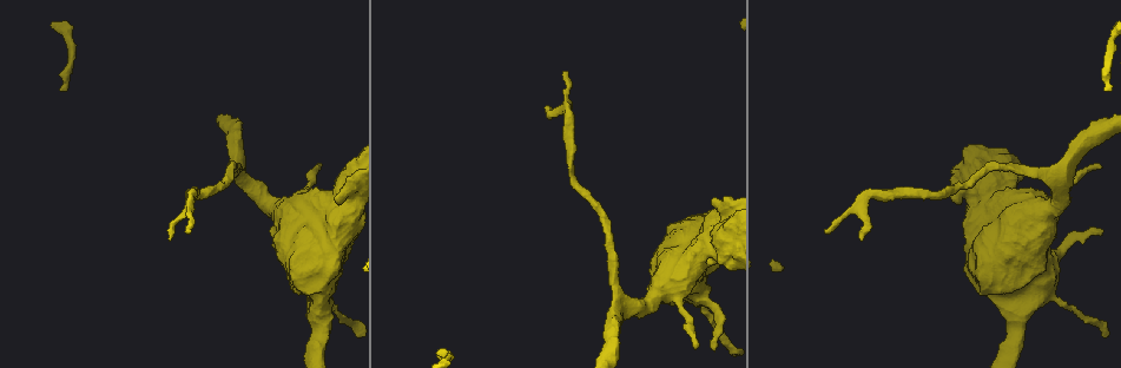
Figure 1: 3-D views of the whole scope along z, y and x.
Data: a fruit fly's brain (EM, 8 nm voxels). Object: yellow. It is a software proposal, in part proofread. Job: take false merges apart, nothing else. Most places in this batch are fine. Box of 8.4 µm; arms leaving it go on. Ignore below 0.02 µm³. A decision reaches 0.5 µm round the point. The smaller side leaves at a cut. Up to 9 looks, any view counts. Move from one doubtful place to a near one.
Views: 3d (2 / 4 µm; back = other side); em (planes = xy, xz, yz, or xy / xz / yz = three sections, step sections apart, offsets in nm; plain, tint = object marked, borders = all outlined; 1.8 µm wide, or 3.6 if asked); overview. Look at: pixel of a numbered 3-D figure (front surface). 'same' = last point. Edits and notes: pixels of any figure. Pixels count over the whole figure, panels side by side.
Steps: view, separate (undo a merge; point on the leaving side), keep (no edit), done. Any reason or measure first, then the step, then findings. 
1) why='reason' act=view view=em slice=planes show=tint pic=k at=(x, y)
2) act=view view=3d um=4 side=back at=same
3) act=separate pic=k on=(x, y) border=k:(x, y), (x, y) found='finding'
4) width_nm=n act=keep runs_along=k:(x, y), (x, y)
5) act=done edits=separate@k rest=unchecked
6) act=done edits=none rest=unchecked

why='sharp bend' act=view view=3d um=4 pic=1 at=(700, 252)

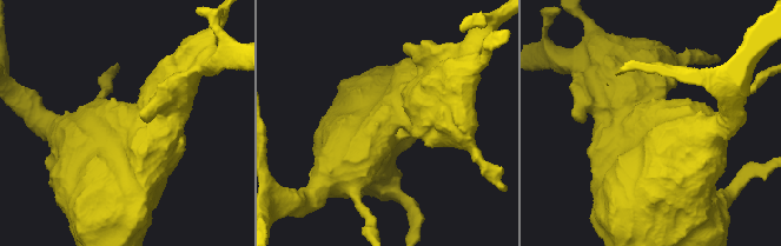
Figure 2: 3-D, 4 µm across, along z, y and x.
why='need the tissue' act=view view=em um=3.6 slice=yz step=4 show=tint pic=2 at=(120, 117)

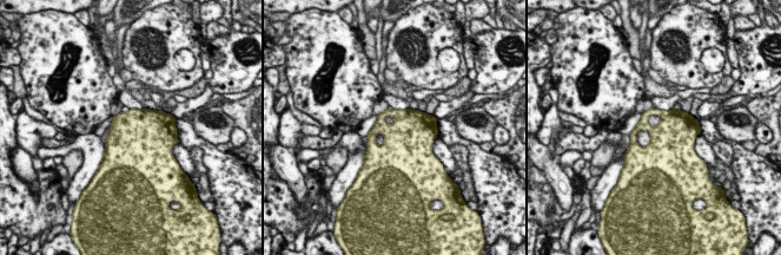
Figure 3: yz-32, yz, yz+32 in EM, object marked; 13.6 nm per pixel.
why='another direction' act=view view=em um=3.6 slice=xy step=16 show=borders at=same

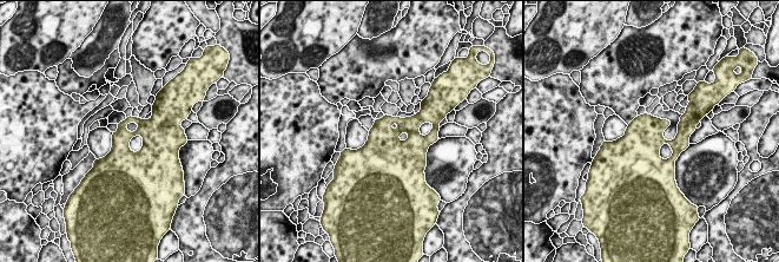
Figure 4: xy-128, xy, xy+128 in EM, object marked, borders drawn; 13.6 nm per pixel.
act=keep found='continuous, no second neuron'

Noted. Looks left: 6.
why='calibre changes' act=view view=3d um=2 pic=1 at=(719, 309)

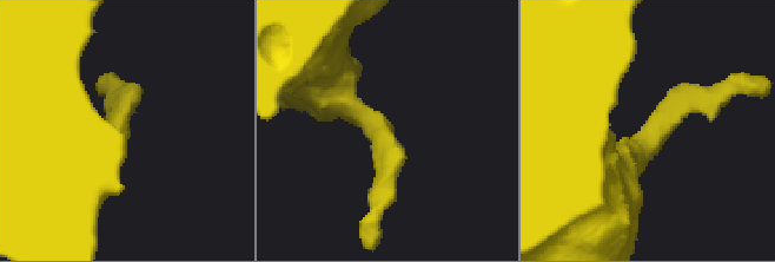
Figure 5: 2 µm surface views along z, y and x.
why='shape alone is not enough' act=view view=em slice=planes show=plain pic=5 at=(119, 129)

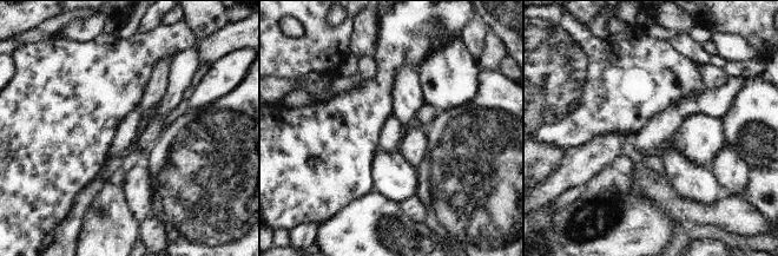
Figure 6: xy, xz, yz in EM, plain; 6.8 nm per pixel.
why='where the object lies' act=view view=em slice=planes show=tint at=same

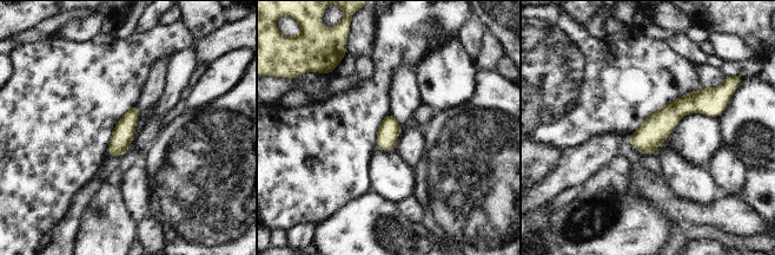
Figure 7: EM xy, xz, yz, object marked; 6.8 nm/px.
act=keep found='continuous, no second neuron'

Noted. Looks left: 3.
why='thick turns thin' act=view view=em slice=planes show=tint pic=1 at=(623, 303)

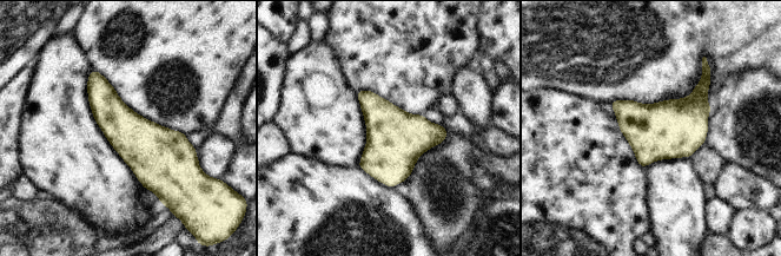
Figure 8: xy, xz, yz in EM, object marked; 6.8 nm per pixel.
width_nm=360 act=keep found='one neuron here'

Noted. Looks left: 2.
why='sharp bend' act=view view=3d um=4 side=back pic=1 at=(566, 109)

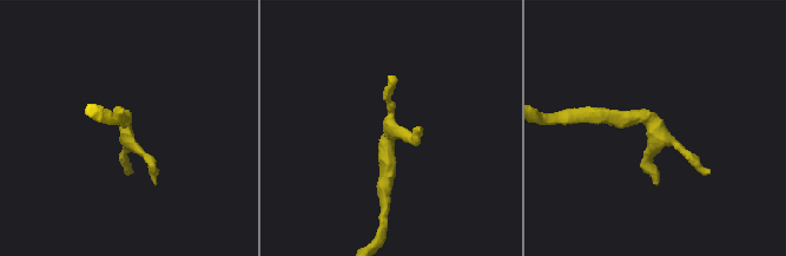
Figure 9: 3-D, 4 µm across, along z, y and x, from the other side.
act=view view=em slice=planes show=tint pic=9 at=(653, 131)

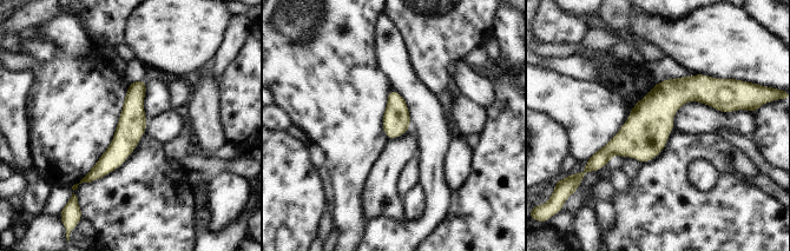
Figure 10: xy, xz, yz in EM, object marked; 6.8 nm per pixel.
act=keep runs_along=10:(726, 105), (675, 93), (597, 157) found='one neuron here'

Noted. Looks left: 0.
act=done edits=none rest=unchecked

